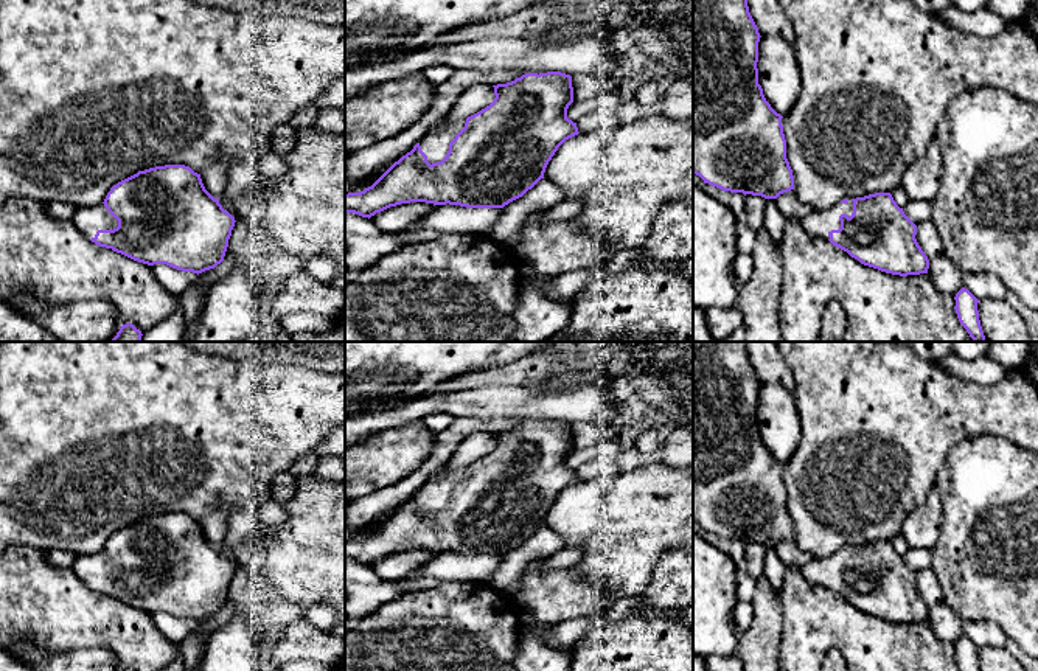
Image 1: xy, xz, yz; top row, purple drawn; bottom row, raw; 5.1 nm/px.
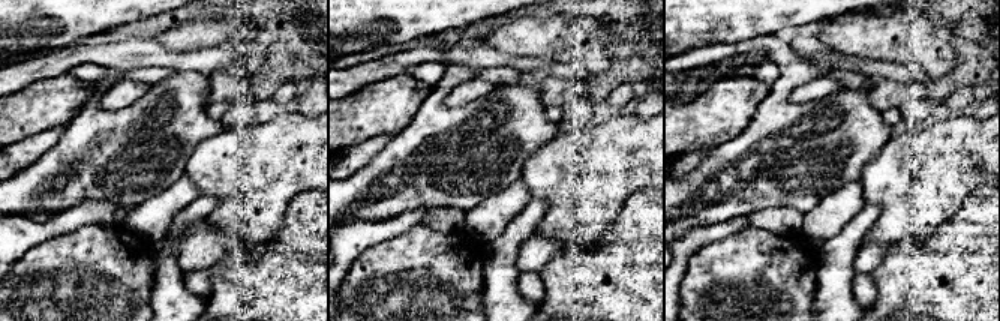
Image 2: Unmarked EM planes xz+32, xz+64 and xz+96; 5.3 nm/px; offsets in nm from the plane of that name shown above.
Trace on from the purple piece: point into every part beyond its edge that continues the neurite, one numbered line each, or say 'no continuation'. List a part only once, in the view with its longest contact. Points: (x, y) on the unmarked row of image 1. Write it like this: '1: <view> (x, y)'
1: xz (435, 491)

